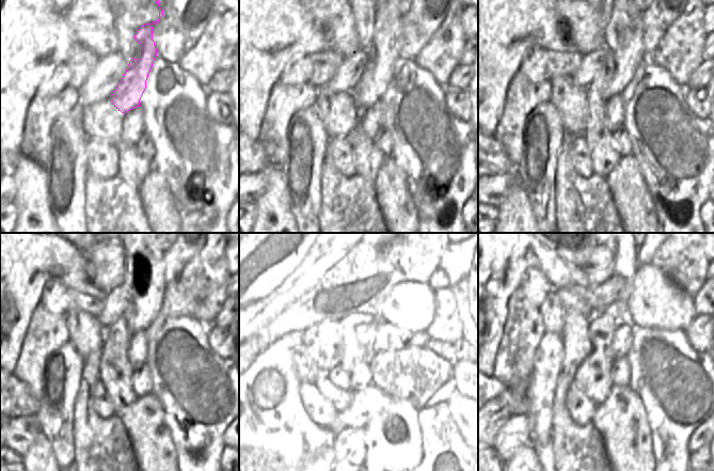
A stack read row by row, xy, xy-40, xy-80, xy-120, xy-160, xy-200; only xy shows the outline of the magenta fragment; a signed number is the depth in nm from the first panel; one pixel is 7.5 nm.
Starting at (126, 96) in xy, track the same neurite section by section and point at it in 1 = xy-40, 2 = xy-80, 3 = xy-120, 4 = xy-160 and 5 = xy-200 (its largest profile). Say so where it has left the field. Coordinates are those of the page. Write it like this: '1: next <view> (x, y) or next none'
1: next xy-40 (382, 51)
2: next xy-80 (623, 36)
3: next xy-120 (145, 272)
4: next xy-160 (385, 270)
5: next xy-200 (625, 264)

